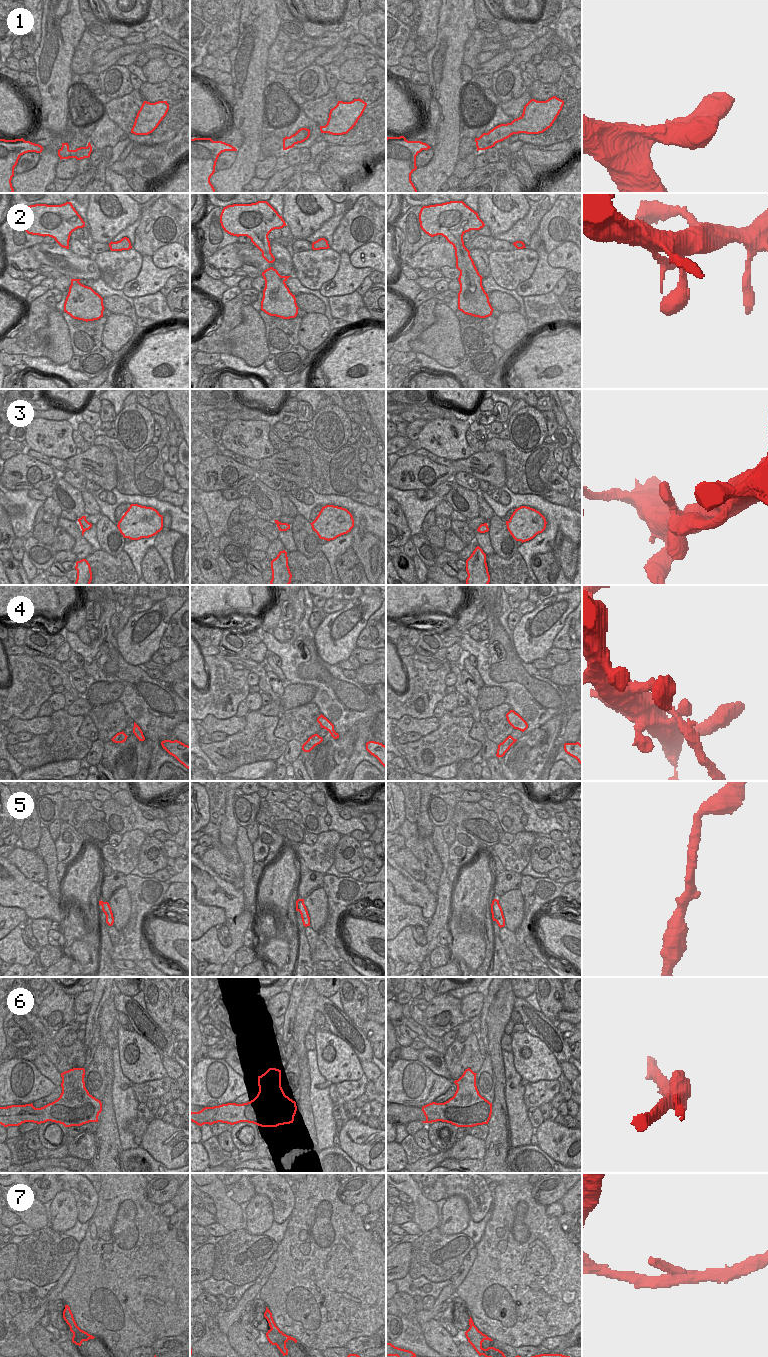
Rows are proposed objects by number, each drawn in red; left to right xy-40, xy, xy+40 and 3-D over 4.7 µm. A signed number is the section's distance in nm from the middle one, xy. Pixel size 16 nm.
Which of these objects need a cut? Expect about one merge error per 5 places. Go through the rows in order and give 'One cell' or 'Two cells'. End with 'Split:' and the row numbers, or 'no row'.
1: One cell
2: One cell
3: One cell
4: Two cells
5: One cell
6: Two cells
7: One cell
Split: 4, 6.

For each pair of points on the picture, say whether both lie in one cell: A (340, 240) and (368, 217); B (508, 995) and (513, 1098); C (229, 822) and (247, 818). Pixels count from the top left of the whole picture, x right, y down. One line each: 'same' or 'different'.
A: same
B: different
C: different

